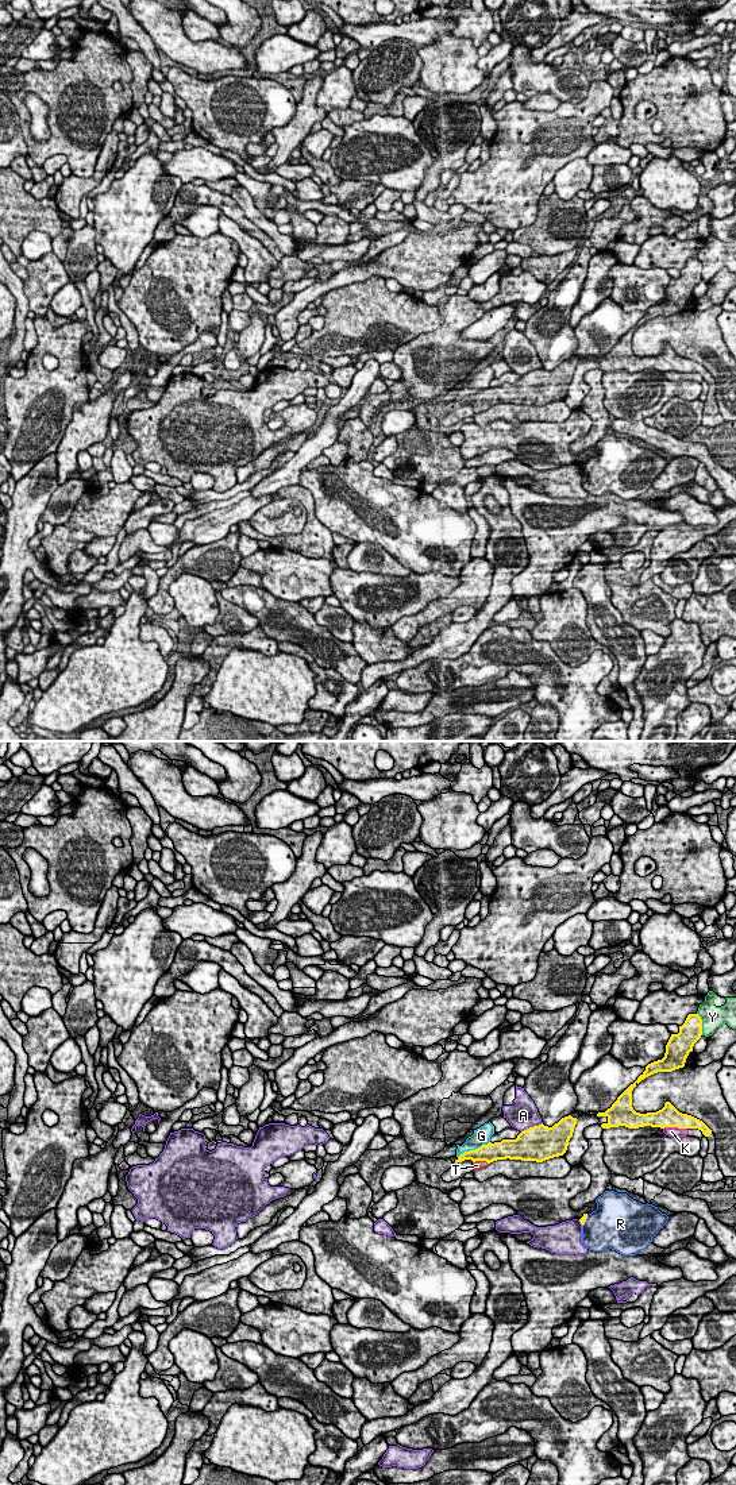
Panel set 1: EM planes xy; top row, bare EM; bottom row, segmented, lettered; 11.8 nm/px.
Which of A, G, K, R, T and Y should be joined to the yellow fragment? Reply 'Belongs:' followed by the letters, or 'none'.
Belongs: T

